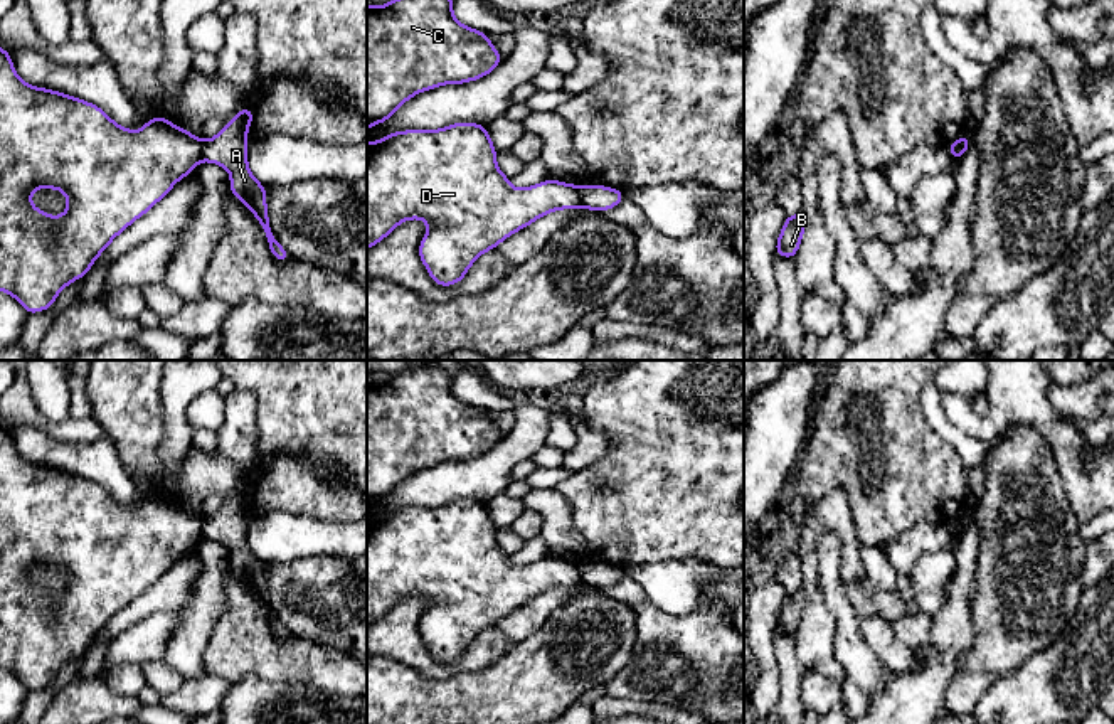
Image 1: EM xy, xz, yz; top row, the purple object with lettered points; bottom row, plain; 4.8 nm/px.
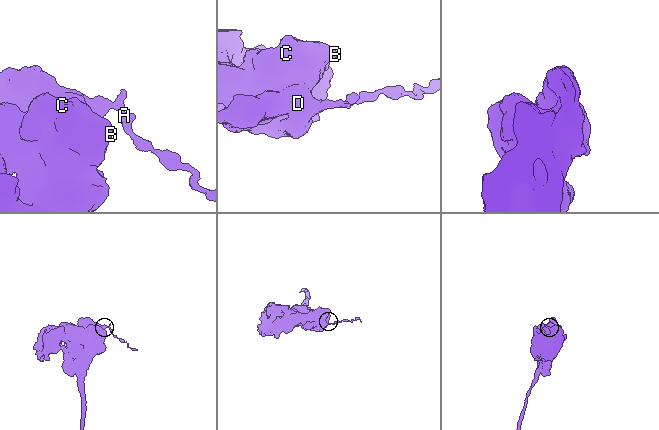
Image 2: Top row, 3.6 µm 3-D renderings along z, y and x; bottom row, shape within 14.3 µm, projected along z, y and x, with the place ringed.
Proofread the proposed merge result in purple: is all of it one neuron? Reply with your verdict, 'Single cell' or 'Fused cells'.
Fused cells

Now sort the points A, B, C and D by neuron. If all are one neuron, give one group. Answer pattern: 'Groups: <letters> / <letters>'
Groups: A / B C D

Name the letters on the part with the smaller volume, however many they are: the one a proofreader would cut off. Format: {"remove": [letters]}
{"remove": ["A"]}

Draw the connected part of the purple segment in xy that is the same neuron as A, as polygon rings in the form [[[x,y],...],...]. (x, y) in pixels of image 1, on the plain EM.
[[[241,485],[232,498],[220,510],[204,519],[202,537],[222,542],[231,552],[231,569],[242,578],[259,598],[269,630],[281,640],[289,638],[289,631],[276,618],[266,584],[266,566],[254,556],[247,544],[247,503],[252,502],[254,492],[251,485]]]

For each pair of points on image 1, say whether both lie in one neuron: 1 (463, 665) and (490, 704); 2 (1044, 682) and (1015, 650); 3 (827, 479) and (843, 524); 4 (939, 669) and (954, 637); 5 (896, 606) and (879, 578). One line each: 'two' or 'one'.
1: two
2: two
3: two
4: one
5: two

